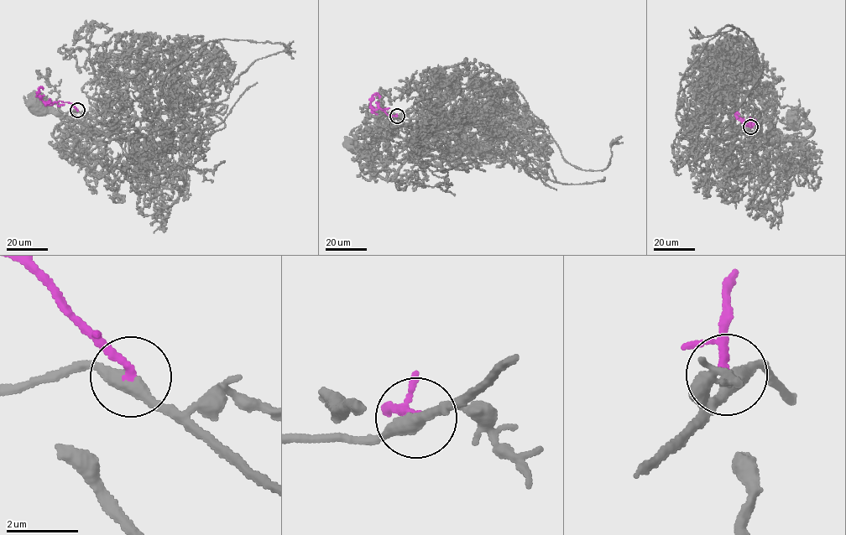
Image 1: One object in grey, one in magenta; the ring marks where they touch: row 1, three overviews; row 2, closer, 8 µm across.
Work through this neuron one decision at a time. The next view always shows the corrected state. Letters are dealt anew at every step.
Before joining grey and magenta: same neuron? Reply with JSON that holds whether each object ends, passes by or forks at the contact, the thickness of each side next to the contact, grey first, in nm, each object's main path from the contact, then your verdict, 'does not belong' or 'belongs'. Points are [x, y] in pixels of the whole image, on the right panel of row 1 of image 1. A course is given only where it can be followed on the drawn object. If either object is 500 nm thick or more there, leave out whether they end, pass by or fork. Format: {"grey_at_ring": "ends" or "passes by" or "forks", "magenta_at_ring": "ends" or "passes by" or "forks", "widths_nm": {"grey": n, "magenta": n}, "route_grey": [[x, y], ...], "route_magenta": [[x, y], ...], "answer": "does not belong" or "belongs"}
{"grey_at_ring": "passes by", "magenta_at_ring": "ends", "widths_nm": {"grey": 380, "magenta": 220}, "route_grey": [[750, 126], [728, 139], [729, 124], [772, 144], [801, 141], [813, 132], [812, 127], [794, 127], [793, 122]], "route_magenta": [[750, 126], [752, 120], [749, 122], [751, 127], [749, 121], [743, 121], [735, 113], [739, 115]], "answer": "belongs"}

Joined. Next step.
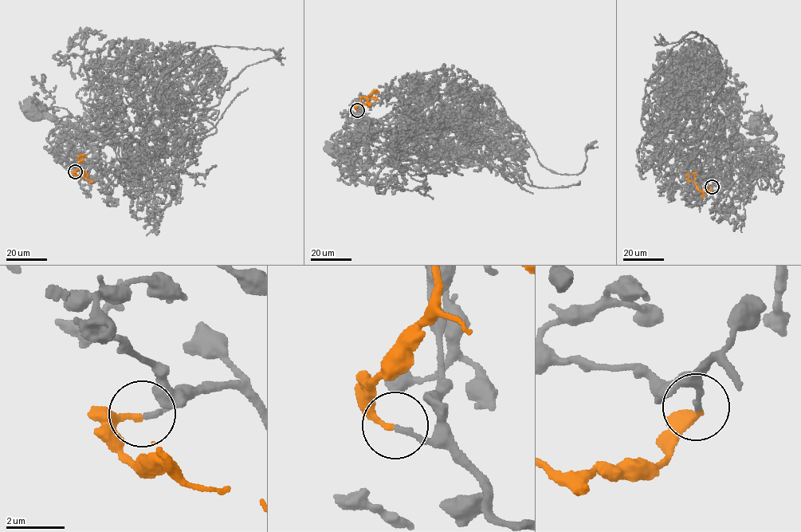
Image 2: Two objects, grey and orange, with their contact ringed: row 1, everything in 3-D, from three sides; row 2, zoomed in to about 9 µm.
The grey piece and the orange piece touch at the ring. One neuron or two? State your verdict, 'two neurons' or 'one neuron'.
one neuron

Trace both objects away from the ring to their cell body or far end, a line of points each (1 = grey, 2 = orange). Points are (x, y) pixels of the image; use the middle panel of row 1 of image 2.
1: (357, 110), (379, 120), (386, 141), (431, 141), (443, 149), (390, 157), (369, 184), (331, 150)
2: (357, 110), (355, 108), (359, 99), (367, 97), (368, 100), (365, 104), (371, 103)

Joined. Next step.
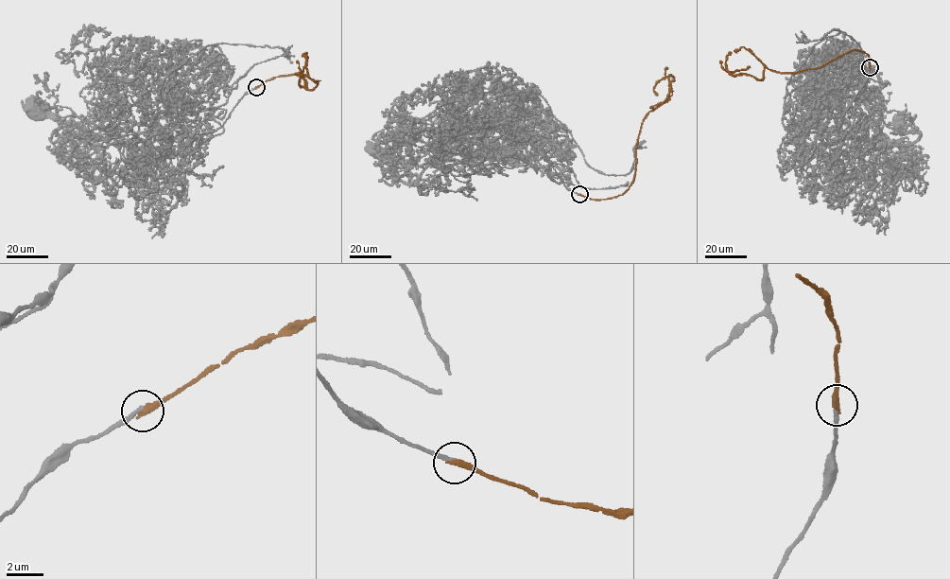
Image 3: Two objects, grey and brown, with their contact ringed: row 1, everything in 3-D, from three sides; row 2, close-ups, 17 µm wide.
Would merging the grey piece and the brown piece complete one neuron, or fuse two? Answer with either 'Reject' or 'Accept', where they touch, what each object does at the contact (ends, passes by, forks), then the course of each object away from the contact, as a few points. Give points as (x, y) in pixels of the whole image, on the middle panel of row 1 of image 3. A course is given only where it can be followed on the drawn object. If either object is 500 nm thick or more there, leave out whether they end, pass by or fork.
Reject. Place: (579, 194). At the ring grey ends. At the ring brown ends. Course of grey: (579, 194), (525, 138), (518, 139), (526, 165), (441, 155), (413, 184), (403, 183), (389, 159), (373, 150). Course of brown: (579, 194), (600, 200), (630, 187), (642, 121), (667, 96), (666, 77), (653, 88), (657, 95)

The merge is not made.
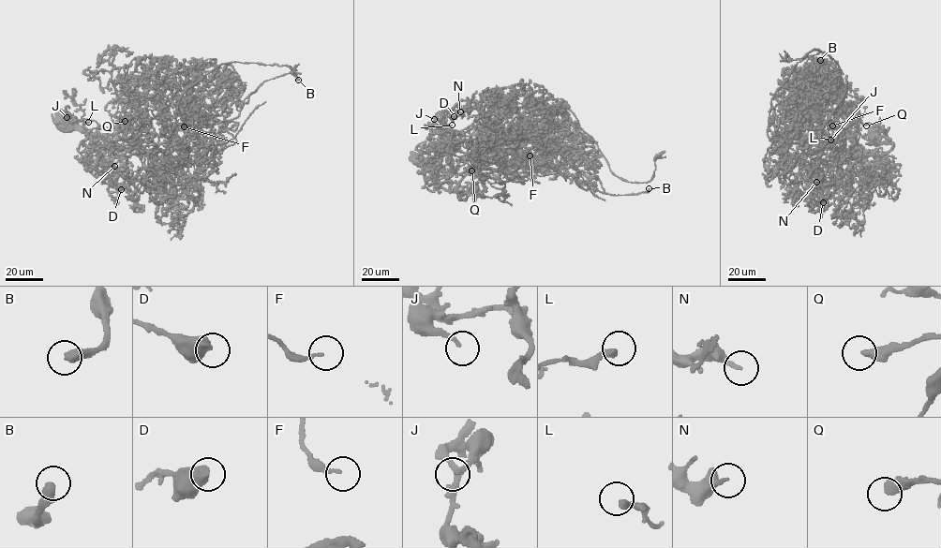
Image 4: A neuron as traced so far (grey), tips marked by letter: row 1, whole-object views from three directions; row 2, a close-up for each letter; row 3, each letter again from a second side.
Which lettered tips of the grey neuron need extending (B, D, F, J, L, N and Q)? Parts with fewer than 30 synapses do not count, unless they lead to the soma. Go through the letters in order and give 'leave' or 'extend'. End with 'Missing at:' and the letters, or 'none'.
B: extend
D: leave
F: extend
J: leave
L: leave
N: leave
Q: extend
Missing at: B, F, Q

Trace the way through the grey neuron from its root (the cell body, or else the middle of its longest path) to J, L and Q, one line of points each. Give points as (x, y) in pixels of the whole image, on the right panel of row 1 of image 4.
J: (874, 138), (893, 146), (853, 156), (817, 140), (814, 155), (837, 137), (830, 140)
L: (874, 138), (893, 146), (853, 156), (817, 140), (814, 155), (837, 137), (830, 140)
Q: (874, 138), (893, 146), (847, 154), (837, 126), (866, 125)

